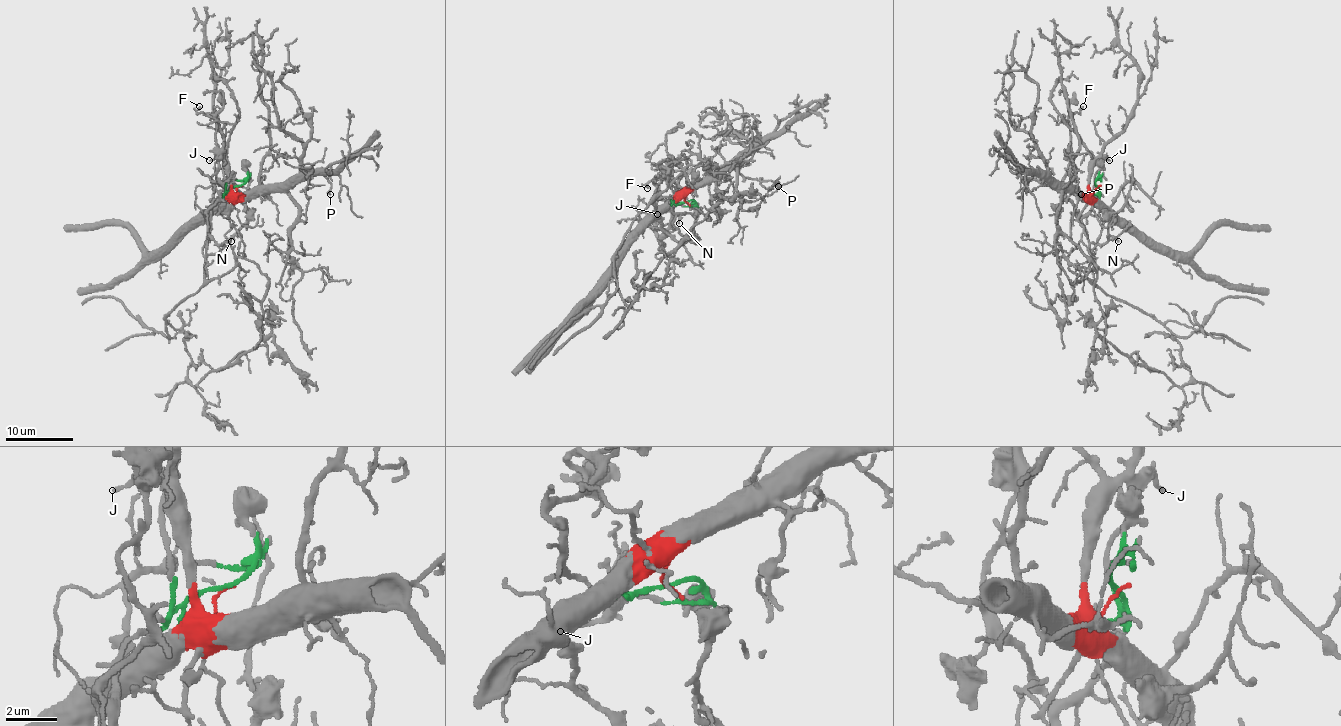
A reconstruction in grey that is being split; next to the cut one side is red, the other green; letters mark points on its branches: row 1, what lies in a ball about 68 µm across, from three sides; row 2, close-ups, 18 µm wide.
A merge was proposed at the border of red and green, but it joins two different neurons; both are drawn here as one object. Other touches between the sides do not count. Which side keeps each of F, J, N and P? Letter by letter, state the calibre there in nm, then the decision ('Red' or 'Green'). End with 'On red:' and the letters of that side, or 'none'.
F: Thickness 90 nm. Green
J: Thickness 150 nm. Green
N: Thickness 90 nm. Green
P: Thickness 110 nm. Red
On red: P

